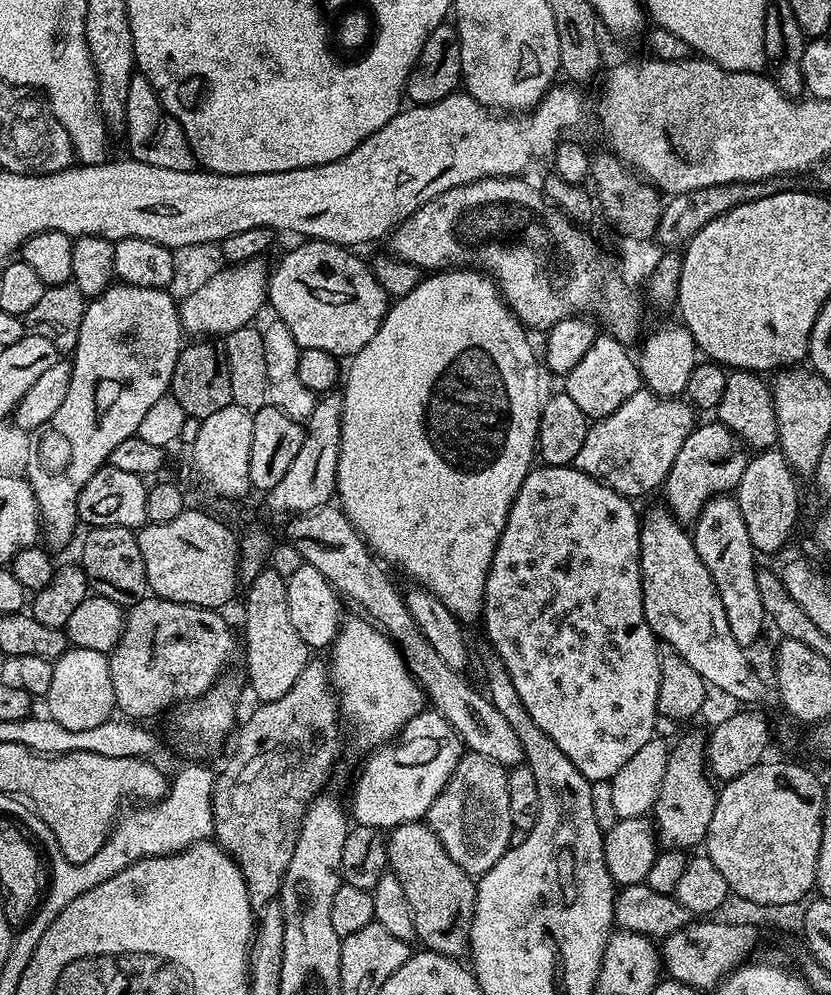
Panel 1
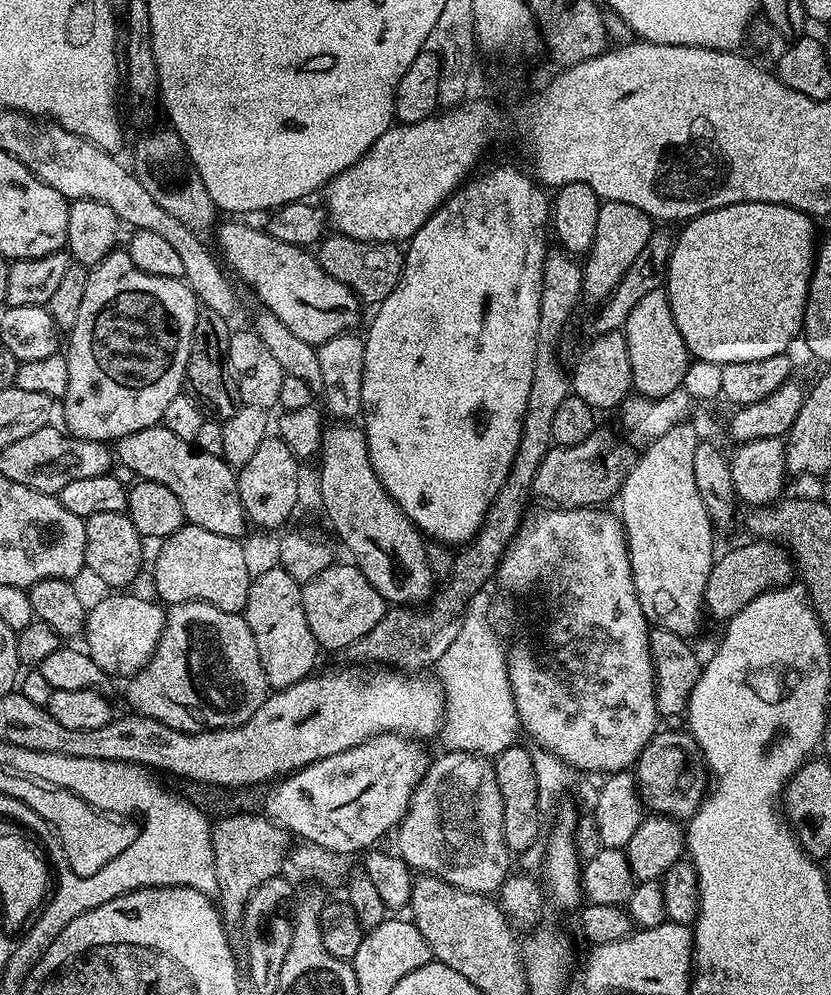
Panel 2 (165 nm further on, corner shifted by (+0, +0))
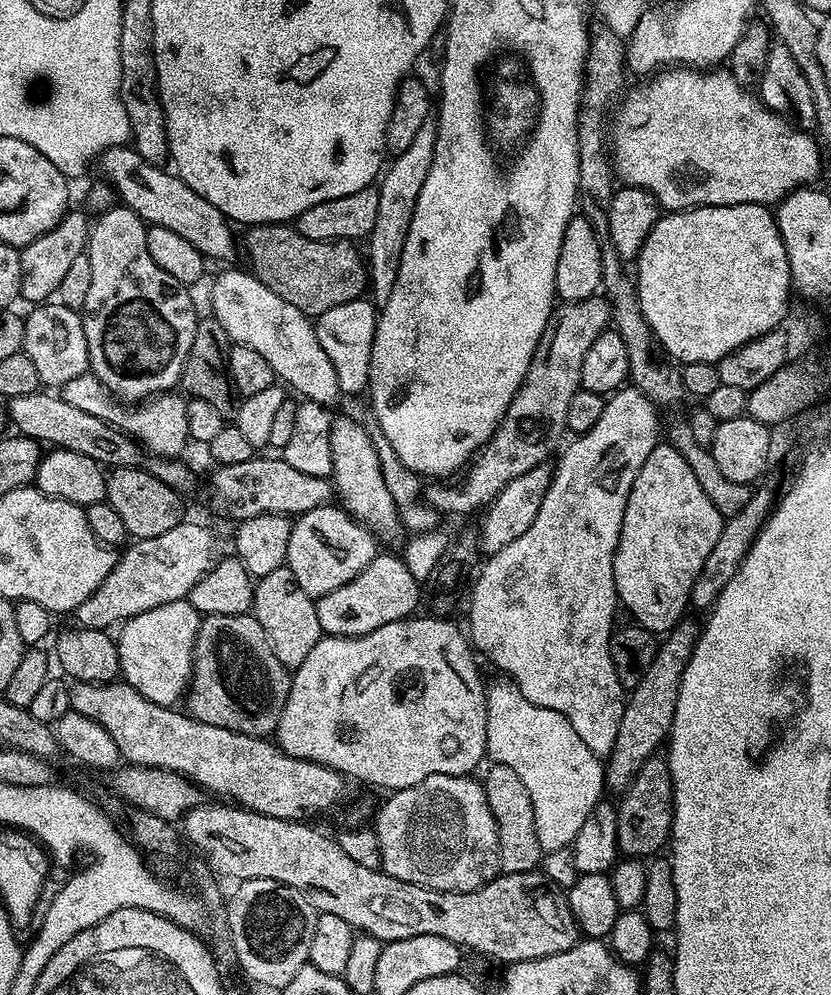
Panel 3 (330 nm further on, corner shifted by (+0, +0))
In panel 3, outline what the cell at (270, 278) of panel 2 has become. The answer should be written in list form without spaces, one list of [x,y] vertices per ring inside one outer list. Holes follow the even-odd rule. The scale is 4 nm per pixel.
[[[131,146],[108,148],[99,157],[98,165],[104,171],[103,179],[112,186],[115,195],[122,201],[123,207],[134,210],[140,219],[149,226],[174,230],[181,238],[186,238],[194,250],[198,250],[209,261],[232,260],[238,256],[238,240],[232,237],[230,221],[223,216],[202,194],[190,190],[186,182],[175,171],[165,169],[159,164],[143,160]]]

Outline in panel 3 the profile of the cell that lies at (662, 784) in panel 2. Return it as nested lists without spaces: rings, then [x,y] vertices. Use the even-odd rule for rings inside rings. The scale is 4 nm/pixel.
[[[653,758],[647,760],[643,766],[638,770],[638,774],[630,782],[630,786],[624,789],[622,795],[619,797],[620,804],[616,808],[616,817],[618,818],[618,842],[616,843],[619,855],[624,858],[652,858],[657,855],[656,852],[660,847],[669,843],[672,835],[672,779],[668,773],[668,761],[664,758]]]

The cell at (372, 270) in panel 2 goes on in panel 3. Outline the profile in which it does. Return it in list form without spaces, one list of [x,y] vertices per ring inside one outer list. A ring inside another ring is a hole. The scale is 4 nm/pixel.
[[[288,222],[253,224],[245,232],[248,233],[244,240],[242,236],[242,252],[248,255],[247,267],[251,273],[309,318],[326,314],[326,310],[334,310],[334,306],[361,299],[367,291],[367,265],[355,243],[306,238]]]

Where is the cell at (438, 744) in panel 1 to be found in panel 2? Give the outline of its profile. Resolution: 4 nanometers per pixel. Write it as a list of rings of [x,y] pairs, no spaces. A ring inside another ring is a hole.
[[[387,732],[350,750],[342,750],[342,754],[307,764],[305,768],[269,783],[263,789],[263,815],[268,817],[270,823],[279,825],[293,837],[301,836],[301,841],[317,844],[337,854],[363,853],[380,842],[388,831],[389,835],[404,819],[410,798],[422,782],[430,763],[430,755],[424,748],[427,747],[419,740]]]

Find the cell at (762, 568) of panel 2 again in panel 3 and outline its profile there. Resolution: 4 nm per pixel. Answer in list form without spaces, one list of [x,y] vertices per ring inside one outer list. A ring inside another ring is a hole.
[[[685,618],[672,627],[672,631],[663,637],[657,647],[656,656],[642,674],[636,688],[627,693],[627,704],[622,714],[621,726],[614,741],[613,750],[604,764],[604,782],[609,793],[623,793],[638,774],[643,764],[661,751],[667,741],[674,722],[674,710],[678,706],[678,690],[682,686],[682,674],[692,657],[696,645],[698,624],[691,618]]]

